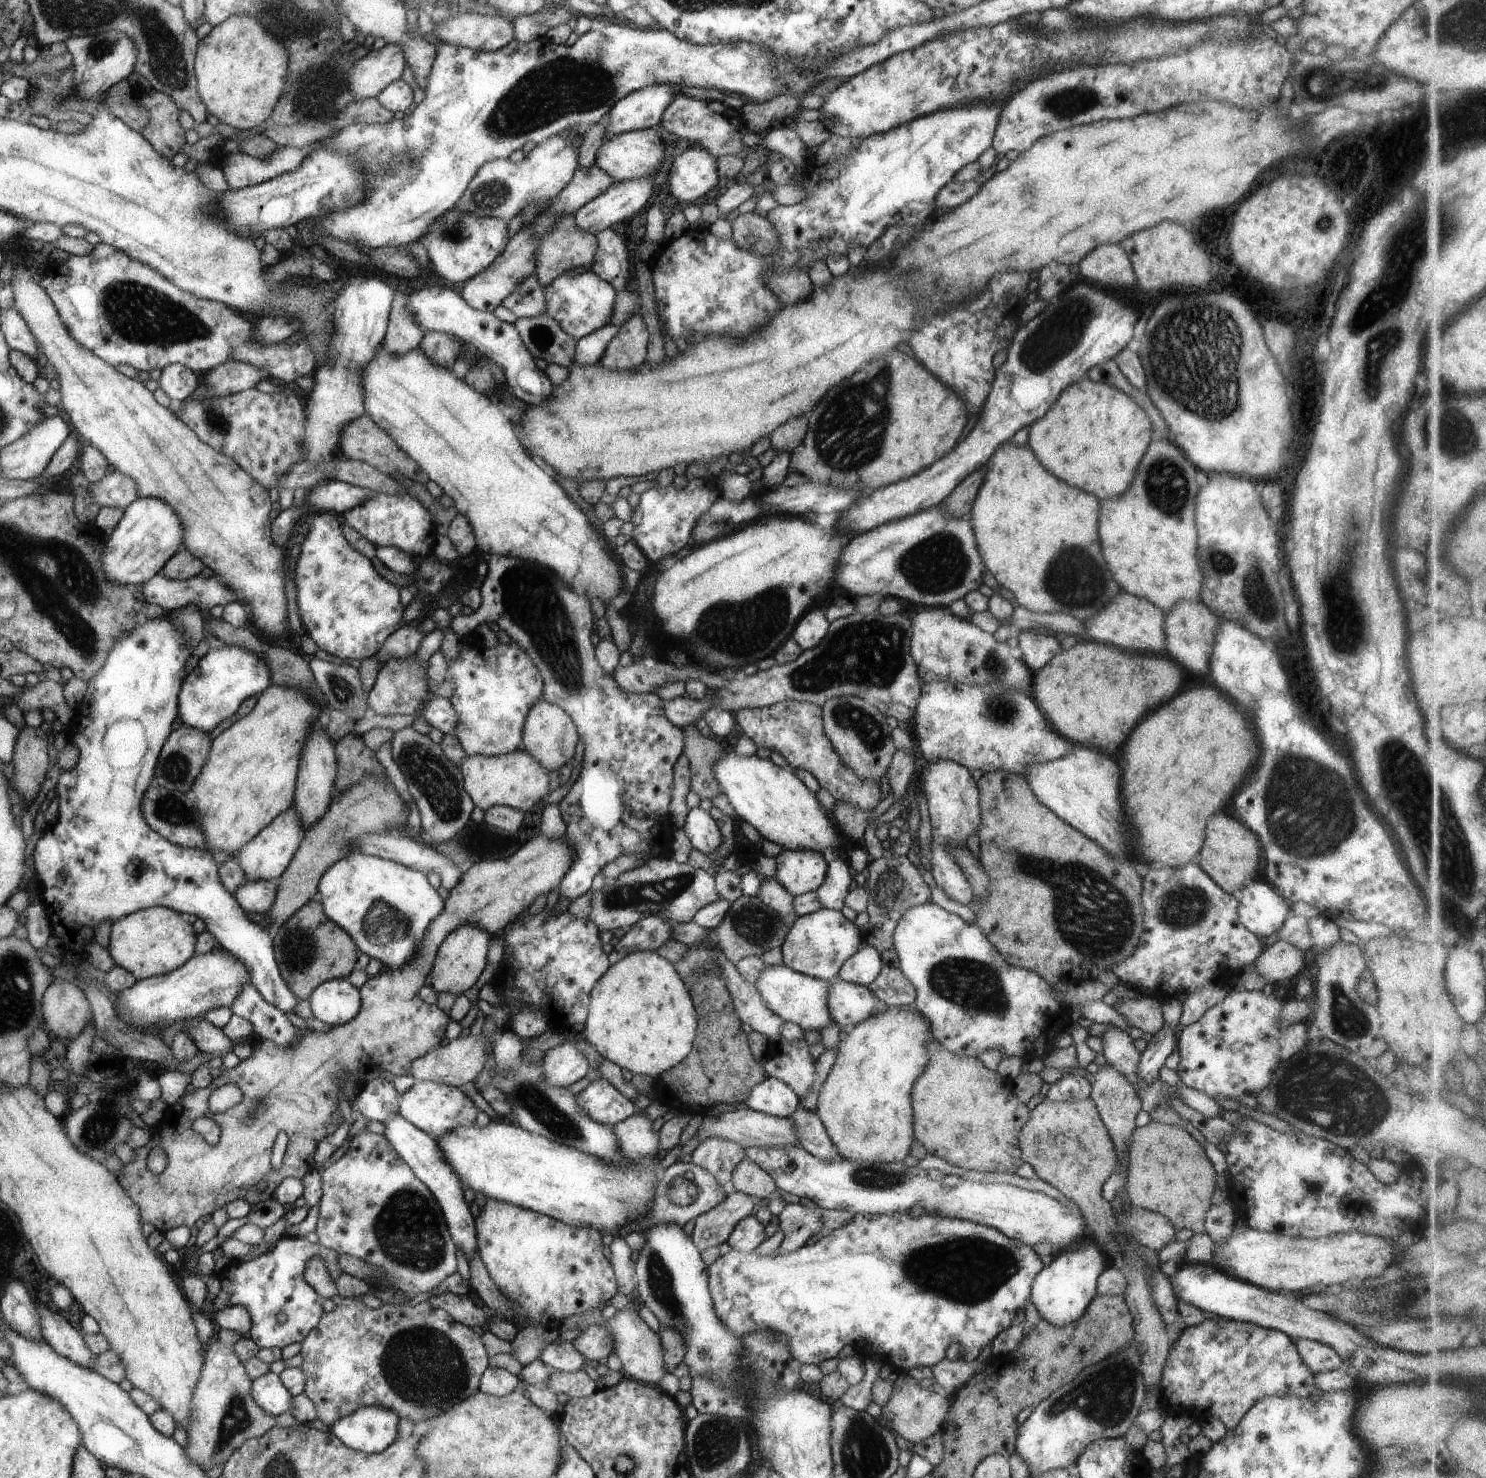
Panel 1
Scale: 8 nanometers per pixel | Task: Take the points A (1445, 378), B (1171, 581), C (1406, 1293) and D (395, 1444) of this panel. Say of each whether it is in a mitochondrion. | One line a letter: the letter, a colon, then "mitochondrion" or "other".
A: other
B: other
C: mitochondrion
D: other

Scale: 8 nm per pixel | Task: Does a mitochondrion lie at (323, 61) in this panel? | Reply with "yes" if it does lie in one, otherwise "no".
no

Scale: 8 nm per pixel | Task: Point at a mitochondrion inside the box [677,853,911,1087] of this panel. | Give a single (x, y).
(755, 926)

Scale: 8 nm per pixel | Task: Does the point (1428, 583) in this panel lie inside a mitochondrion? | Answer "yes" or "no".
no

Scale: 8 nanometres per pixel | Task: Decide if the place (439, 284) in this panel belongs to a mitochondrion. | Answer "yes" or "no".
no

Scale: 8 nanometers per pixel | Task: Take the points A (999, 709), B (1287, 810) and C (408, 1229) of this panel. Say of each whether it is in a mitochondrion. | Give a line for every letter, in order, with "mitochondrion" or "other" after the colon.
A: mitochondrion
B: mitochondrion
C: mitochondrion

